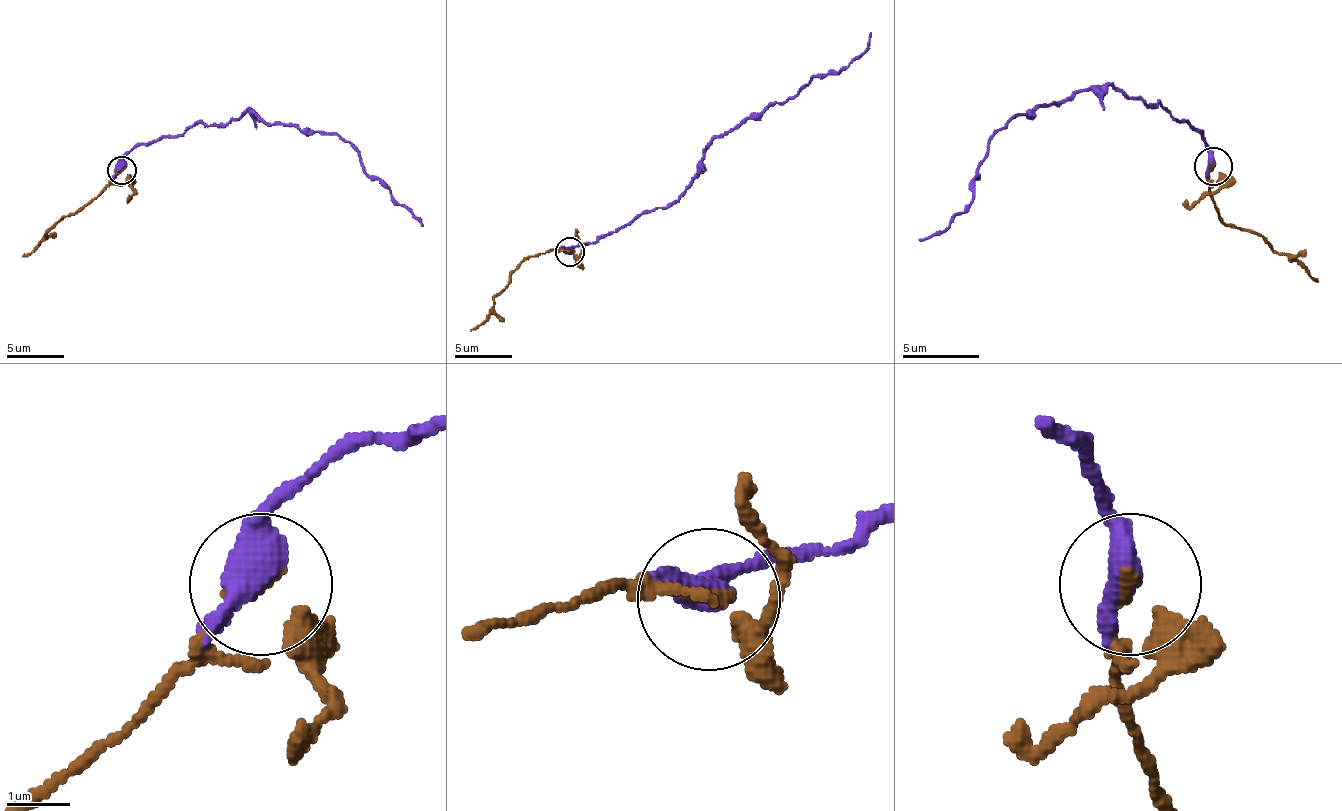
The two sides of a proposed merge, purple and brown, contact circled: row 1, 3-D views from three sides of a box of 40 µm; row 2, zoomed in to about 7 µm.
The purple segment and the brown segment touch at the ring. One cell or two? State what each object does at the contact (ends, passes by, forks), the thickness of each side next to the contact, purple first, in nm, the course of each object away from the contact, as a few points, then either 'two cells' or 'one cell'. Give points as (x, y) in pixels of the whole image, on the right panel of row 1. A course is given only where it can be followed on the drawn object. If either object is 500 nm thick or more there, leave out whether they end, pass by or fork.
purple passes by; brown ends; calibres 440 and 120 nm; course purple (1212, 167), (1200, 132), (1158, 102), (1077, 90), (1012, 117), (989, 144), (973, 202), (939, 236), (919, 240); course brown (1212, 167), (1219, 171), (1219, 182), (1212, 186), (1219, 217), (1258, 232), (1319, 282); one cell

